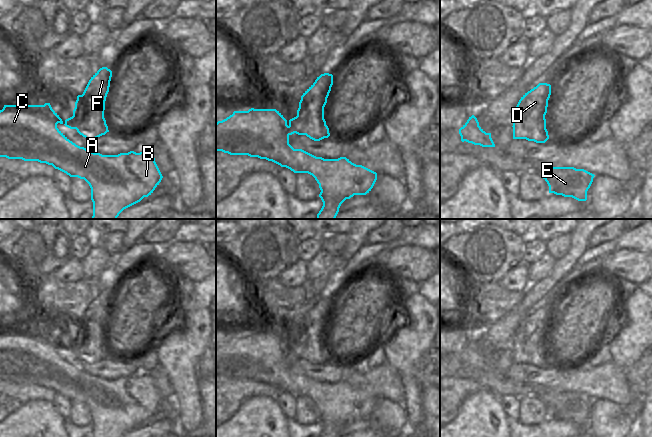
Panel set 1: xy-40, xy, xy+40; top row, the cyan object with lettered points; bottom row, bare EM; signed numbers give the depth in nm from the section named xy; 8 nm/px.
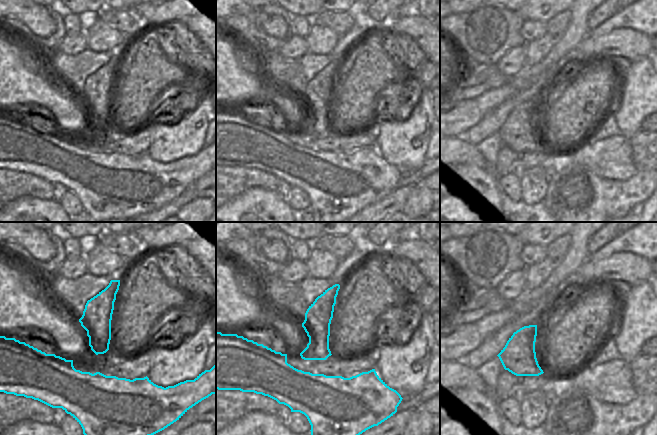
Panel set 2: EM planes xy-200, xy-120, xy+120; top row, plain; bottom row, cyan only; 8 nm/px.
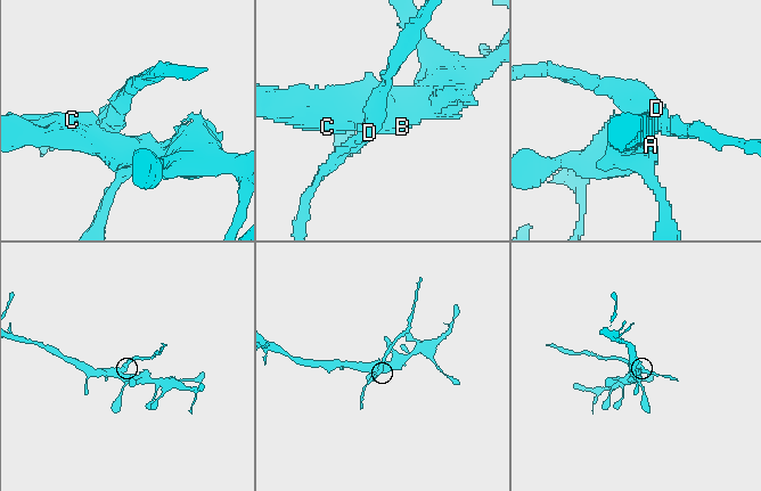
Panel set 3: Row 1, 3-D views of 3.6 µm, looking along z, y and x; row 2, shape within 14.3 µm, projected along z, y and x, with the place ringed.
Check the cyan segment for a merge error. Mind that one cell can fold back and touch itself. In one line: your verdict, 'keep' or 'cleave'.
cleave

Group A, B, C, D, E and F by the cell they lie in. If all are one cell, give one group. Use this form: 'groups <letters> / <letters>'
groups A B C E / D F

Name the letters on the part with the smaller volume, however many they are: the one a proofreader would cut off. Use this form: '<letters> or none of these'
D, F

